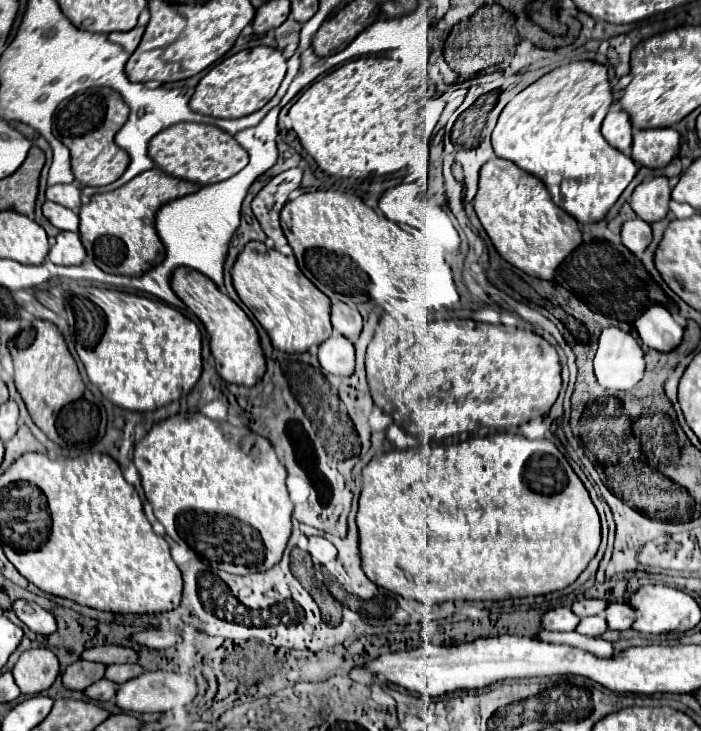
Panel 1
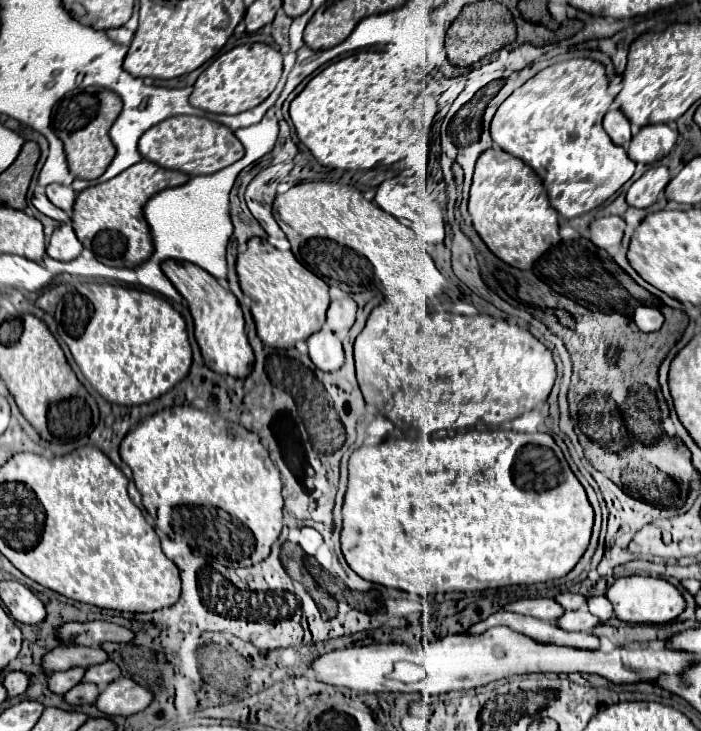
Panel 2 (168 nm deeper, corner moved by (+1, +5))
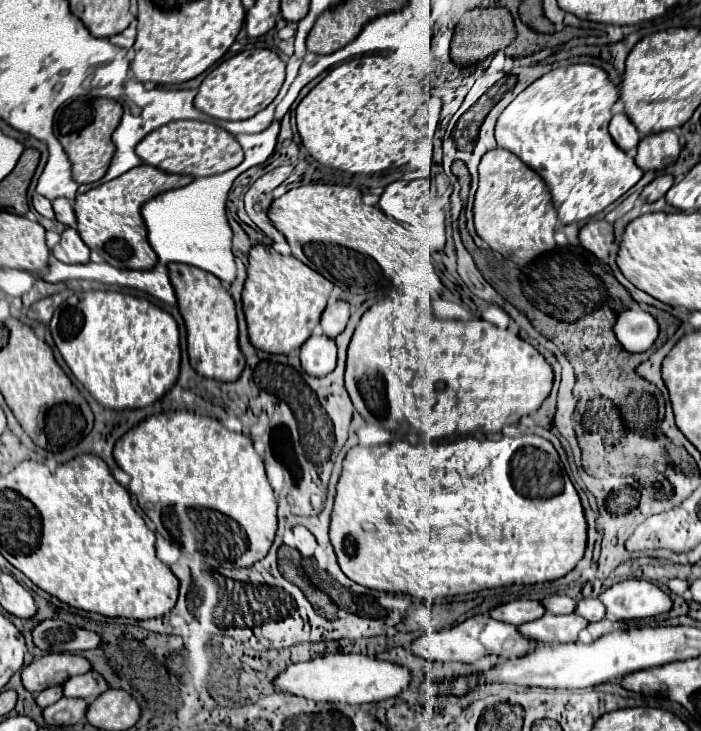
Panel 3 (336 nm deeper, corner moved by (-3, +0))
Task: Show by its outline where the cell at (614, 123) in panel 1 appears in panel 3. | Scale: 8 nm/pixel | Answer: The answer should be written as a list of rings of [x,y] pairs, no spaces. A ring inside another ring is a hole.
[[[617,113],[611,123],[609,123],[609,133],[613,137],[613,141],[623,149],[623,151],[631,151],[637,147],[639,143],[639,133],[635,129],[635,125],[629,121],[629,117],[625,113]]]

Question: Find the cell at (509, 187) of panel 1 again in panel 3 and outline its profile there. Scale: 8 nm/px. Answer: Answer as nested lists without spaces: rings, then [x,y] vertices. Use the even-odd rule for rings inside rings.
[[[503,147],[485,153],[479,163],[479,189],[475,193],[473,215],[477,235],[493,251],[517,265],[527,265],[537,255],[555,247],[553,233],[557,211],[551,203],[551,193],[545,181]]]

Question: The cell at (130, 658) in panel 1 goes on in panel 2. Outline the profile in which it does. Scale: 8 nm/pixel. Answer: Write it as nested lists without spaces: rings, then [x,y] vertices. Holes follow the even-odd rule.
[[[59,646],[55,650],[51,650],[49,654],[45,654],[43,658],[43,666],[45,672],[57,672],[57,670],[69,670],[73,666],[83,666],[89,668],[93,664],[101,664],[109,660],[109,654],[101,648],[101,646],[93,646],[93,648],[81,648],[81,646]]]

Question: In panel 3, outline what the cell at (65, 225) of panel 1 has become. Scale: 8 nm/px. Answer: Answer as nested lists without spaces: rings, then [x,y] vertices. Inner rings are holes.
[[[33,195],[33,207],[35,207],[35,211],[37,213],[41,213],[43,217],[47,217],[47,219],[55,219],[55,213],[53,213],[53,207],[51,207],[51,201],[47,199],[47,197],[43,197],[43,195]]]

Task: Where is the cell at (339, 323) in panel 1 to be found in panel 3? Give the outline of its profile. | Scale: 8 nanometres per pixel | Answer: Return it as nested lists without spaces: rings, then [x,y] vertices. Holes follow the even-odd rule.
[[[331,301],[323,315],[321,315],[321,327],[327,337],[339,335],[349,321],[349,303],[347,301]]]

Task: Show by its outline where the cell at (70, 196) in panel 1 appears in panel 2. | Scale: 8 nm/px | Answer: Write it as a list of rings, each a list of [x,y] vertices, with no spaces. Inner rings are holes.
[[[49,184],[47,186],[47,198],[61,210],[65,210],[67,214],[71,214],[73,204],[75,204],[75,190],[71,186],[61,186],[61,184]]]

